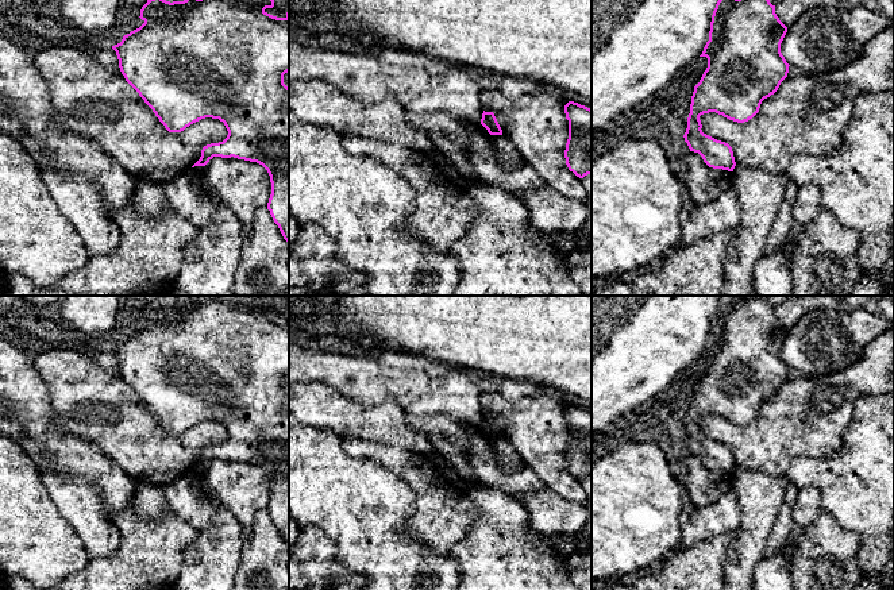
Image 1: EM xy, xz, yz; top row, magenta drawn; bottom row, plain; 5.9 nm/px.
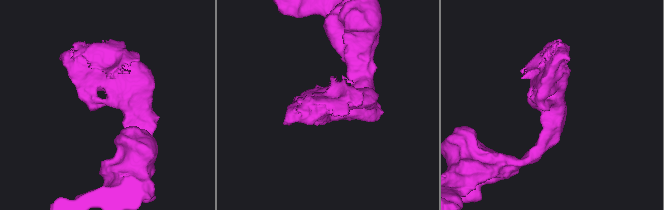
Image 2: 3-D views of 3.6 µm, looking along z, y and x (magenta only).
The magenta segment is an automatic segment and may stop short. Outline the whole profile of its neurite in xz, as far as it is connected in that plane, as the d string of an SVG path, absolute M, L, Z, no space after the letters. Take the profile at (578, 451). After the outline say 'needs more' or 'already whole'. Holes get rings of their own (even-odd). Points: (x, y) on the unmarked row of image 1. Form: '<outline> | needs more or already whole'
M569 404L564 416L569 423L566 467L577 479L583 481L591 477L591 412Z | already whole

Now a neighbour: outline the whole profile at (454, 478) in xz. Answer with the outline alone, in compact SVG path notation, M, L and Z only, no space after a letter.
M446 467L444 475L450 479L451 483L454 483L456 487L467 491L473 487L473 485L463 478L461 478L452 468Z

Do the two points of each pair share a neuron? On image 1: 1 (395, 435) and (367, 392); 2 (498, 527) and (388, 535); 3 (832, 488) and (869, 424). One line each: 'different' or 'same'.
1: different
2: different
3: same

